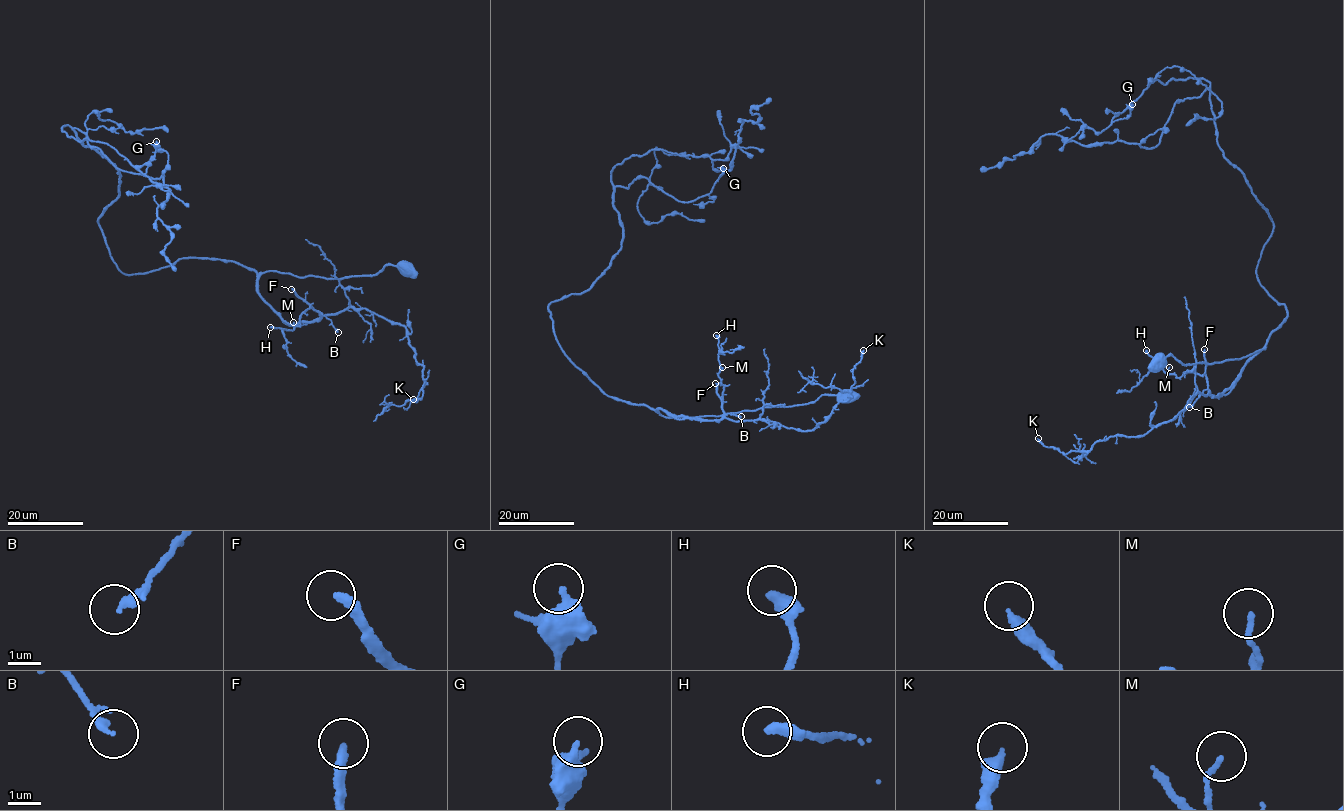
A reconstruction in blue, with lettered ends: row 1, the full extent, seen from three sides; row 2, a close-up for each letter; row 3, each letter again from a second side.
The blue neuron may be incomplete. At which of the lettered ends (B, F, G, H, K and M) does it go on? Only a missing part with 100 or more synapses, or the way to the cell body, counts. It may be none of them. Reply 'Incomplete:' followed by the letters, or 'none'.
Incomplete: F

